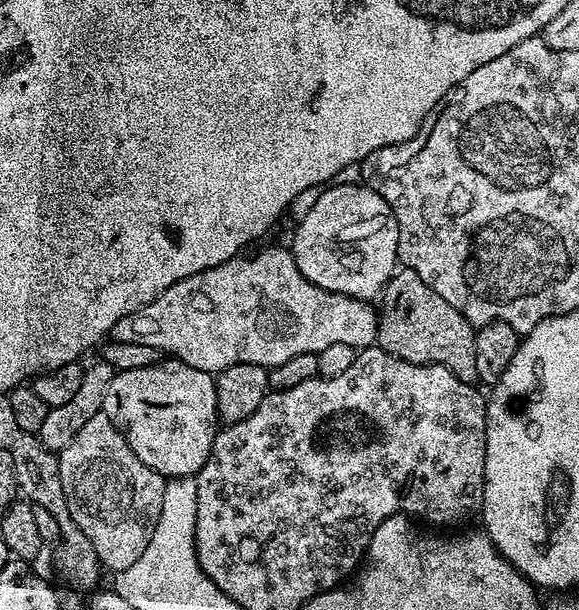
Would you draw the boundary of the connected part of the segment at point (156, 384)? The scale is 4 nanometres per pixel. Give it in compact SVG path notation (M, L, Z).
M175 358L161 359L159 364L151 364L150 366L142 366L142 370L126 370L125 372L116 372L110 382L110 390L106 390L106 398L104 399L103 412L110 418L110 422L124 433L126 442L130 446L130 450L134 450L134 454L138 454L138 458L142 458L142 462L146 462L146 466L150 466L150 470L157 472L159 476L171 478L173 476L195 476L202 470L202 466L206 462L206 458L210 458L210 450L212 443L218 431L218 417L216 407L218 406L218 398L216 397L216 381L213 373L203 372L194 366L186 366L186 362Z

